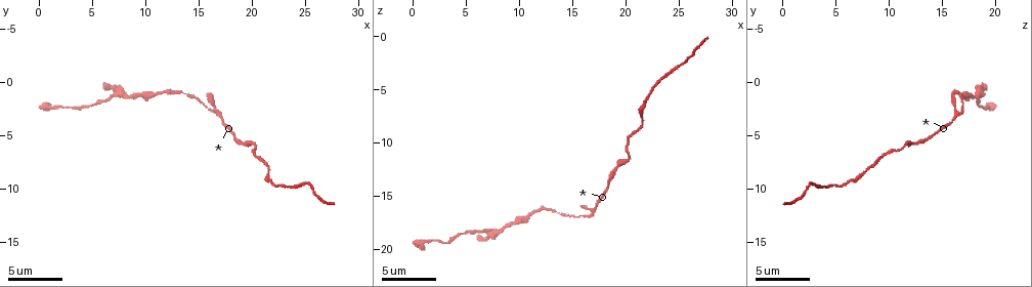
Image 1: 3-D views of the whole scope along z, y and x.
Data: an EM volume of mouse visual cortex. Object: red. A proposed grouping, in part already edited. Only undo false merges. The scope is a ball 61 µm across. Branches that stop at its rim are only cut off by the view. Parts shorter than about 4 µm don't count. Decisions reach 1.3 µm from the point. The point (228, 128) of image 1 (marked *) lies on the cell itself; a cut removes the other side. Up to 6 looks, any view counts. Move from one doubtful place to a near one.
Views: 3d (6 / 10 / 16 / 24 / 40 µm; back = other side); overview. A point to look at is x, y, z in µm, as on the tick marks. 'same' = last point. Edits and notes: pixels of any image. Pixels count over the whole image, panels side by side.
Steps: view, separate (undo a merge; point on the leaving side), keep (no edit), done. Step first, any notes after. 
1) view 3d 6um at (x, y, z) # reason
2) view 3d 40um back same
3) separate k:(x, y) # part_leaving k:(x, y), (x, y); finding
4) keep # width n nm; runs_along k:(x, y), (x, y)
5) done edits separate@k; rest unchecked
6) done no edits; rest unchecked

view 3d 16um at (20.2, 5.8, 11.6) # calibre changes

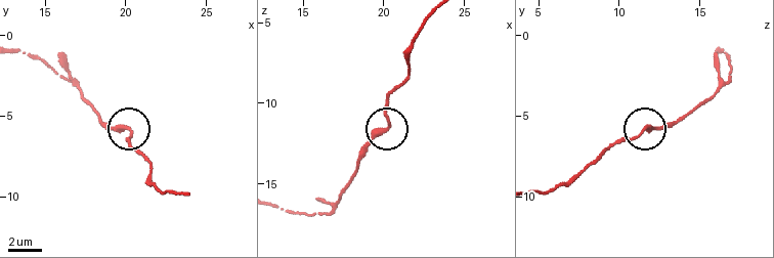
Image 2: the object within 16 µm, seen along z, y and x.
keep # continuous, no second cell

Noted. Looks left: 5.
view 3d 10um at (21.8, 8.2, 7.8) # thin neck

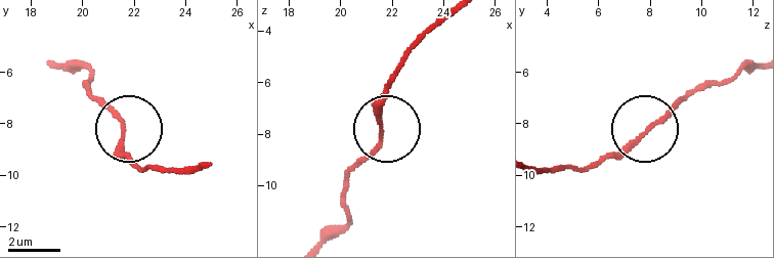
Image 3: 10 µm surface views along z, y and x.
keep # runs_along 3:(754, 62), (727, 80), (694, 86), (597, 166); all the same cell

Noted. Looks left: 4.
view 3d 10um at (16.8, 3.0, 16.8) # three-way junction

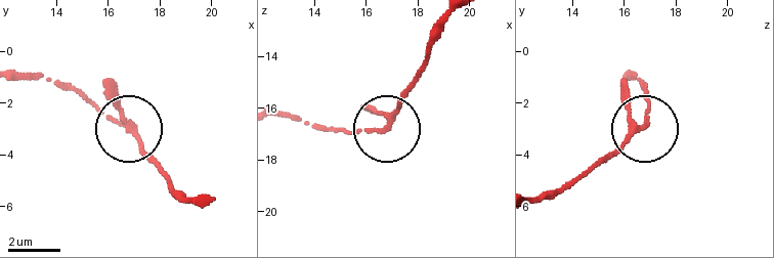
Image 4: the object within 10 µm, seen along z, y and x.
view 3d 6um at (16.7, 2.9, 16.8)

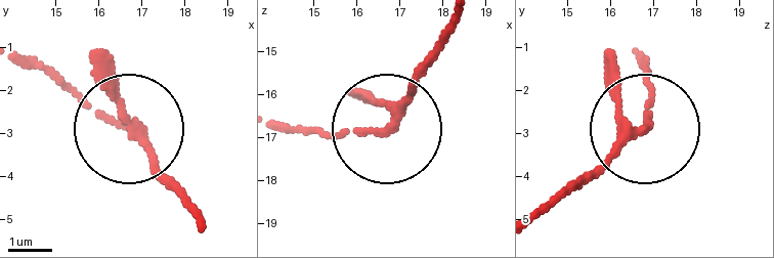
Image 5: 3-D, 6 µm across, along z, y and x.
keep # arms 3; runs_along 5:(430, 59), (389, 129), (305, 133); all the same cell

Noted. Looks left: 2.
done no edits; rest unchecked

